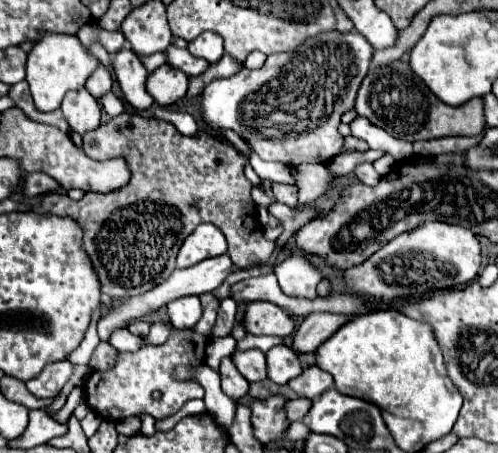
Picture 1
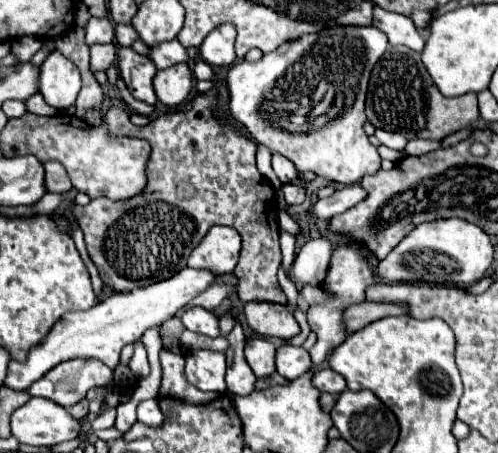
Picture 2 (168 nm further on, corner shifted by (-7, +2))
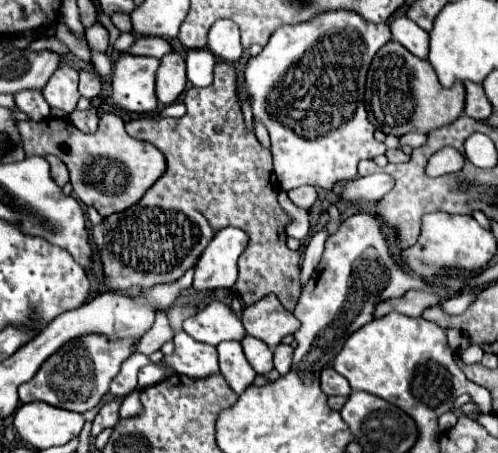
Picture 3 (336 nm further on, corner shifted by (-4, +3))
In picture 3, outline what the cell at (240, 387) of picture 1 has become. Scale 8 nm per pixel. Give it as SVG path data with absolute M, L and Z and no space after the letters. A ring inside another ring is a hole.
M235 340L233 342L221 342L217 346L217 354L219 354L219 370L225 376L227 384L237 394L241 394L247 386L251 386L251 382L257 374L251 368L251 364L247 362L239 342L235 342Z

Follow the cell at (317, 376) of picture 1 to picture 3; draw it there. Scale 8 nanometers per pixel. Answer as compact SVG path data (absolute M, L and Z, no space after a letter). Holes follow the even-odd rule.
M327 366L323 372L321 372L321 388L327 396L335 396L335 394L341 394L341 396L349 396L351 394L351 386L349 382L337 374L331 366Z

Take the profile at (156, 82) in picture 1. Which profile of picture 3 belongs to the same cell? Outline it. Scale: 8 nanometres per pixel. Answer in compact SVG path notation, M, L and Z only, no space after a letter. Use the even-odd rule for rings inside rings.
M171 52L161 58L161 66L157 72L157 98L163 106L173 104L179 94L185 90L187 76L185 76L185 60L183 56Z

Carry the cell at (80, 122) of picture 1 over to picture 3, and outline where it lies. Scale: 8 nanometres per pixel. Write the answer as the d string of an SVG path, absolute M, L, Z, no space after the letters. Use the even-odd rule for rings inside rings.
M79 70L79 92L85 98L97 98L101 94L101 78L95 70Z

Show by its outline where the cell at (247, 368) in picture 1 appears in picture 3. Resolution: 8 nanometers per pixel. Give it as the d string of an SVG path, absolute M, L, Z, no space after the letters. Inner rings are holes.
M245 336L241 340L241 346L249 364L255 368L257 374L269 374L273 370L273 352L265 342L253 336Z

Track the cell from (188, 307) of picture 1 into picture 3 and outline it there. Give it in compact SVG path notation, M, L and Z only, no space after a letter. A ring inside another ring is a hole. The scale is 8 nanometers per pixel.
M211 302L207 308L199 310L195 316L183 322L183 330L205 344L217 346L225 340L243 340L245 328L233 310L223 302Z

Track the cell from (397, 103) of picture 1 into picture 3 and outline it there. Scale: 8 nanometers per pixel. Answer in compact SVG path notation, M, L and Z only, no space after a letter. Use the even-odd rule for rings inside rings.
M387 42L373 58L367 74L365 106L369 122L393 136L403 136L409 132L431 132L445 124L451 124L463 114L465 88L461 82L453 88L441 88L433 66L427 60L413 56L405 46L397 42Z

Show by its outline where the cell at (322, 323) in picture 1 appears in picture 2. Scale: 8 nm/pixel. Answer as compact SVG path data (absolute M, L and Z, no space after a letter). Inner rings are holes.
M358 303L344 309L344 327L346 335L366 327L368 323L382 319L386 315L402 315L406 309L400 305L386 305L386 303Z

